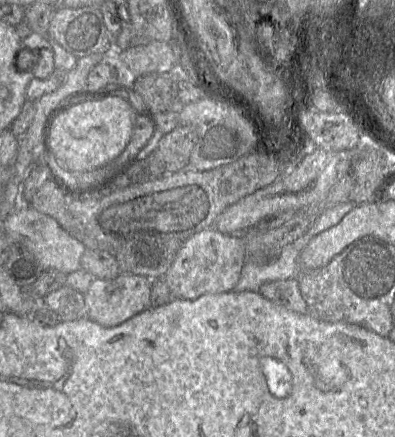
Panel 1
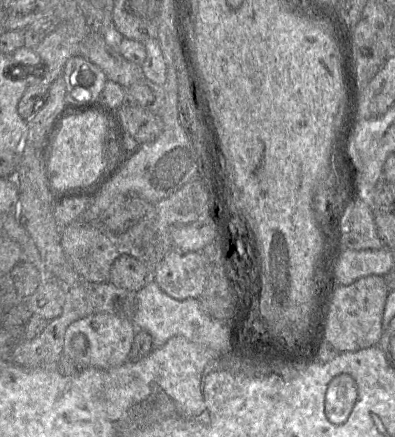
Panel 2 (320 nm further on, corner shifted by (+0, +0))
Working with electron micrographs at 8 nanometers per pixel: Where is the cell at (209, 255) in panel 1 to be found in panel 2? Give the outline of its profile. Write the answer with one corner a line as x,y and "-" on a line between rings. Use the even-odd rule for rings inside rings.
173,248
158,265
153,279
172,298
197,298
207,283
206,259
201,251

